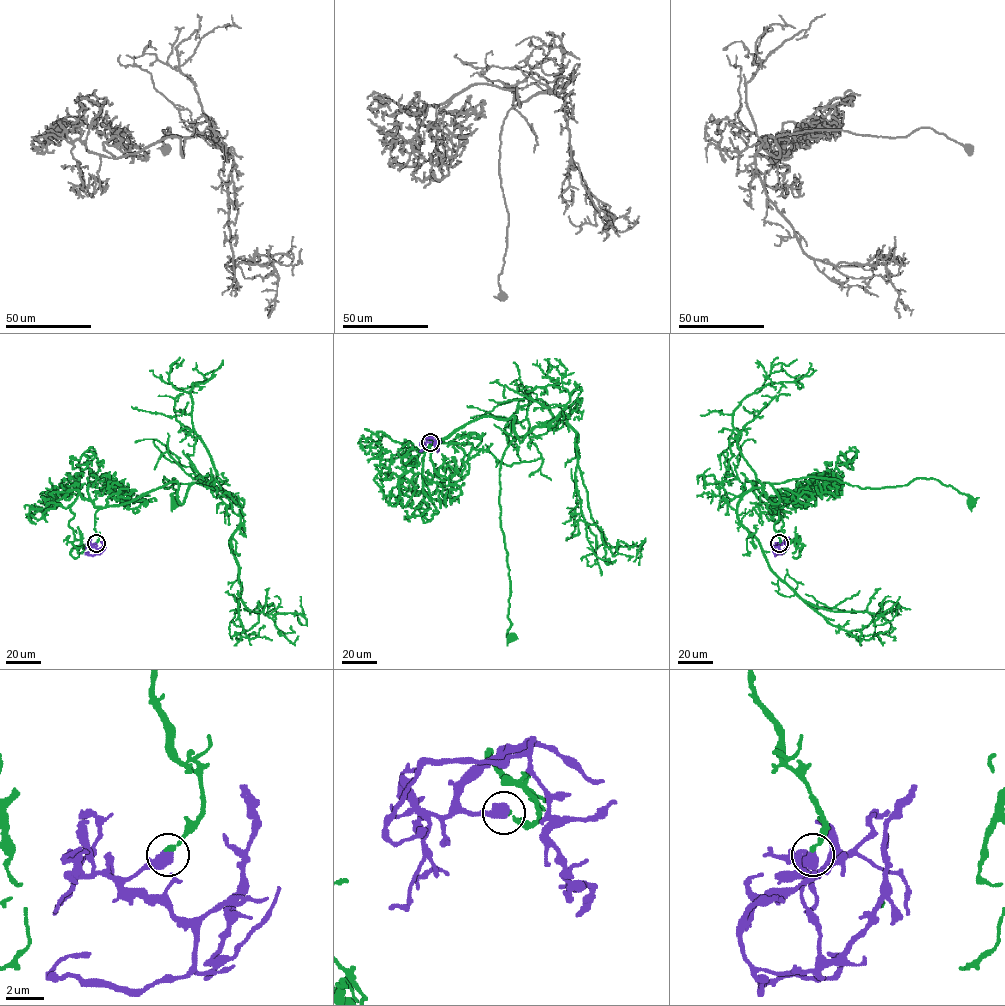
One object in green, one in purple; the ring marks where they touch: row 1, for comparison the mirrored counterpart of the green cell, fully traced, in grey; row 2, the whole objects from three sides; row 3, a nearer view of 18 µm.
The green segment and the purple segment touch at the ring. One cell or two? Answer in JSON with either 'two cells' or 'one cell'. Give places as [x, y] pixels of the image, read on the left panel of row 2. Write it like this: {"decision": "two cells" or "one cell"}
{"decision": "one cell"}

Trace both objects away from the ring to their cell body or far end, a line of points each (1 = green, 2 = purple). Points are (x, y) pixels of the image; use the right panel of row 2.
1: (779, 543), (778, 508), (752, 482), (777, 504), (771, 483), (792, 479), (864, 489), (934, 478), (971, 503)
2: (779, 543), (773, 550), (776, 554), (784, 549), (789, 537)

